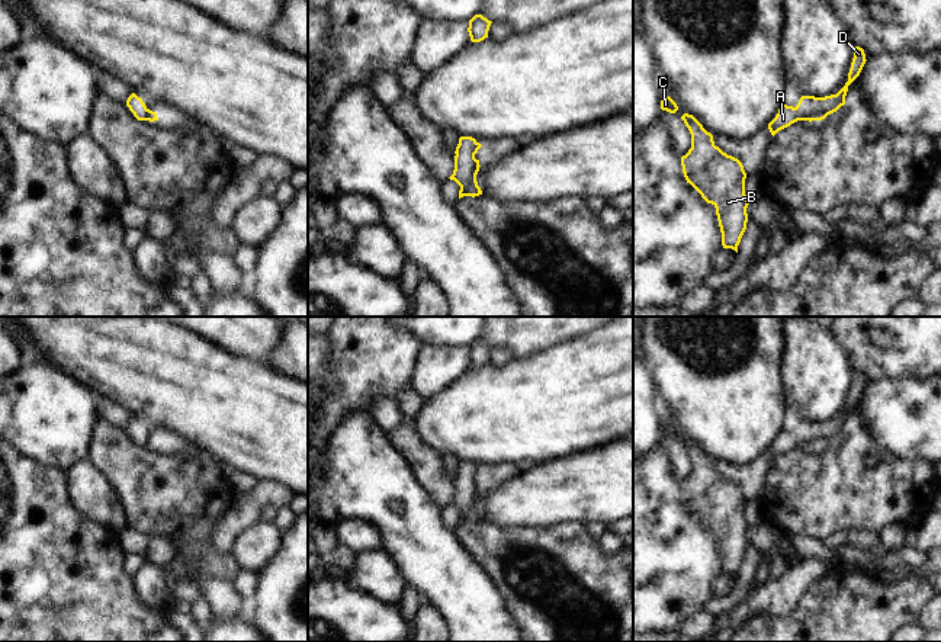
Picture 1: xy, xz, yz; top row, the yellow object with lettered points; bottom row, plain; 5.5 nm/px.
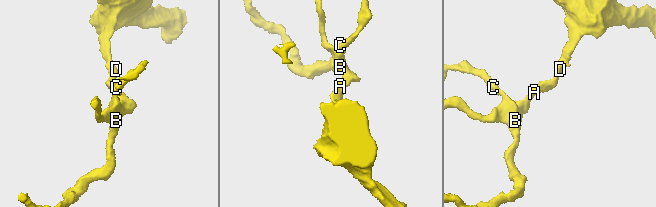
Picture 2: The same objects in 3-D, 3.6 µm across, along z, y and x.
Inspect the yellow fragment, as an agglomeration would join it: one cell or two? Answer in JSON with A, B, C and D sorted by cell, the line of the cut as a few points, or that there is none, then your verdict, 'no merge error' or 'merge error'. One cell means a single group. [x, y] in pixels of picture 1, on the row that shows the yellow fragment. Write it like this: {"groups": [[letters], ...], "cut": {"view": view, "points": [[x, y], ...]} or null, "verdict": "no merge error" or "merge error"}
{"groups": [["A", "B", "C", "D"]], "cut": null, "verdict": "no merge error"}

